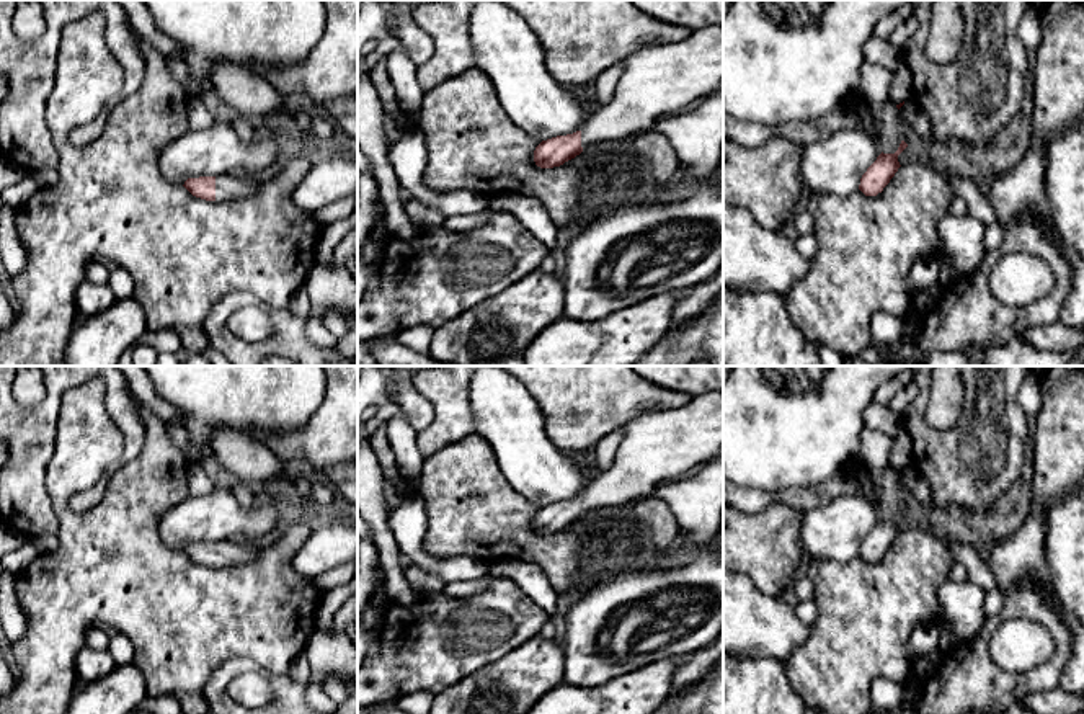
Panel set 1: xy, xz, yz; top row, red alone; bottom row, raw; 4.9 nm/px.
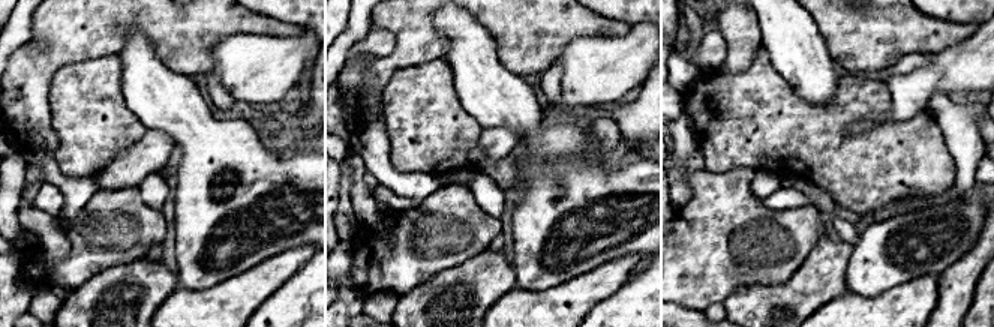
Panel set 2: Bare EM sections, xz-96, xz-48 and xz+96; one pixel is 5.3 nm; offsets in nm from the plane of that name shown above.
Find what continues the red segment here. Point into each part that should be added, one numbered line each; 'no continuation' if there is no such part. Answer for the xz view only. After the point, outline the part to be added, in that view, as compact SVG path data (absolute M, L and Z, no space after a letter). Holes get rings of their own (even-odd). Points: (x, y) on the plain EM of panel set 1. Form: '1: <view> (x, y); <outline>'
1: xz (657, 446); M705 392L679 407L642 413L622 426L622 441L607 471L591 479L583 490L583 516L620 508L648 497L663 482L681 479L723 453L723 394Z

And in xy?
1: xy (237, 551); M242 539L215 542L215 567L251 562L258 557L260 551L260 544Z

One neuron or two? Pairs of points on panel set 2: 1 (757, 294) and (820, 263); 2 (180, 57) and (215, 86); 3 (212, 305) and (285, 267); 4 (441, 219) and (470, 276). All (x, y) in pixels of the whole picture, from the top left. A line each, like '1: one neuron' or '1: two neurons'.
1: one neuron
2: two neurons
3: one neuron
4: two neurons

